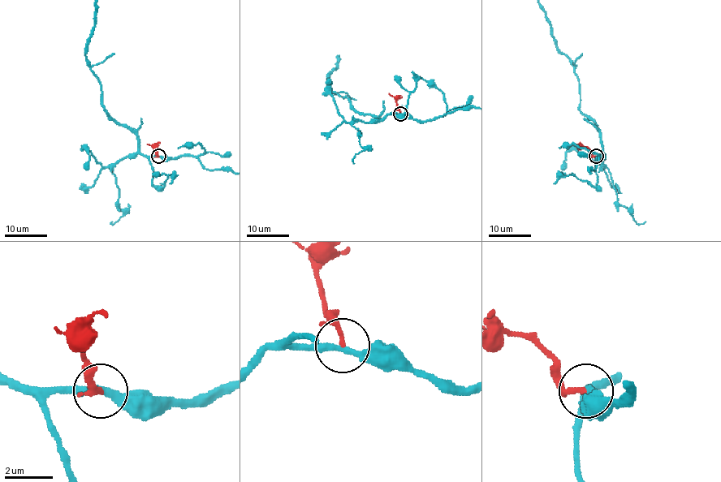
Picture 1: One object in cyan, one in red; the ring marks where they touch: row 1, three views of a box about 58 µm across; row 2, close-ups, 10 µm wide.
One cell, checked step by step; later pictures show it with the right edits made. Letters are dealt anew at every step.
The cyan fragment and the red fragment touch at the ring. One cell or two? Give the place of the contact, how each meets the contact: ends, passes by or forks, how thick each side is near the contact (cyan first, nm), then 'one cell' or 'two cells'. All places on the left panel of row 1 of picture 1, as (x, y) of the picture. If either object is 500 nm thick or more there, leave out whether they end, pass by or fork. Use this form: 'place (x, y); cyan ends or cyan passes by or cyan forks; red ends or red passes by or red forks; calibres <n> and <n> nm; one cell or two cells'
place (158, 156); cyan passes by; red passes by; calibres 280 and 140 nm; two cells

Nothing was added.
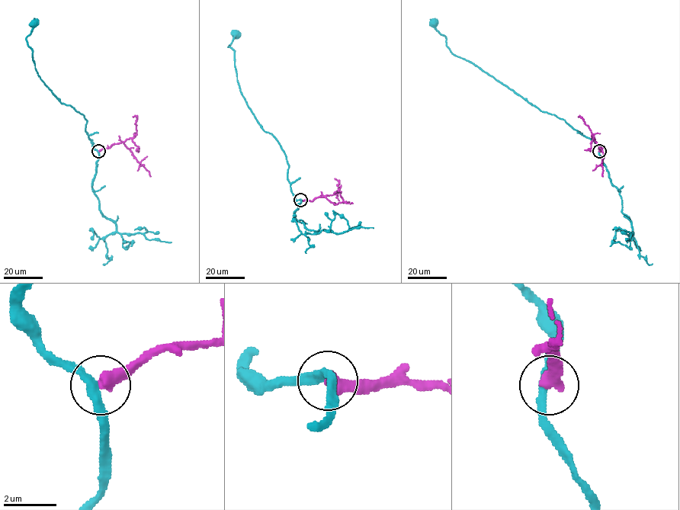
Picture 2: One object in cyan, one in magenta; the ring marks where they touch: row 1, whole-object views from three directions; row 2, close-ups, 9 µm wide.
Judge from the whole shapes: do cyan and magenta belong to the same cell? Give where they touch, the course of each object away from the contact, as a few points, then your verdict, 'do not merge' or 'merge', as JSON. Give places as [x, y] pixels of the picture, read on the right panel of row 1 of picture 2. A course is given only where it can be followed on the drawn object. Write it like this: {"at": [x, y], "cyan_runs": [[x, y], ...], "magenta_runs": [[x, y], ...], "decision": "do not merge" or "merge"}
{"at": [599, 151], "cyan_runs": [[599, 152], [595, 142], [564, 120], [542, 111], [473, 64], [454, 56], [434, 22]], "magenta_runs": [[599, 152], [601, 147], [596, 142], [603, 154], [603, 176]], "decision": "do not merge"}

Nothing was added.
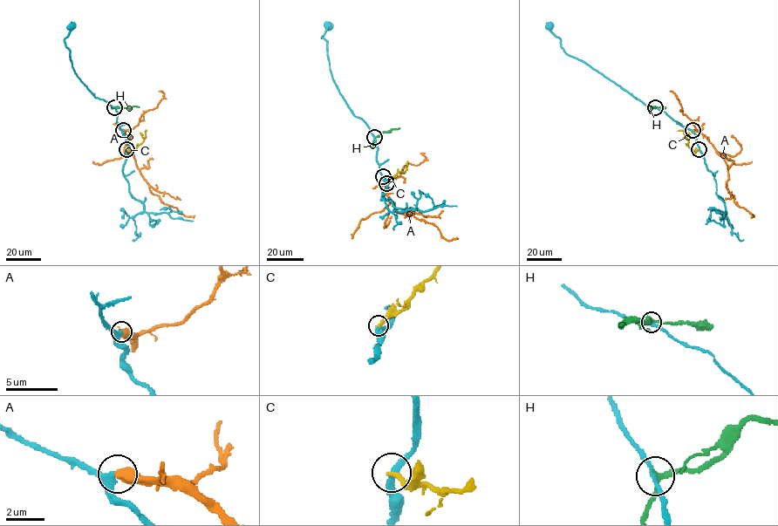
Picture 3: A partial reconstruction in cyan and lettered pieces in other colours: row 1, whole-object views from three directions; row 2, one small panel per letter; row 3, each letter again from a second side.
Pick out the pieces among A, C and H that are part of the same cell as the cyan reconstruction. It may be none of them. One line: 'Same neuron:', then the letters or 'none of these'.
Same neuron: A

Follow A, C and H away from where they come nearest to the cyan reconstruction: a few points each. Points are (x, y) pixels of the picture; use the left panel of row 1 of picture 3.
A: (123, 130), (137, 168), (150, 191), (184, 215), (194, 215)
C: (126, 149), (133, 151), (144, 140), (146, 131)
H: (114, 107), (139, 107)

